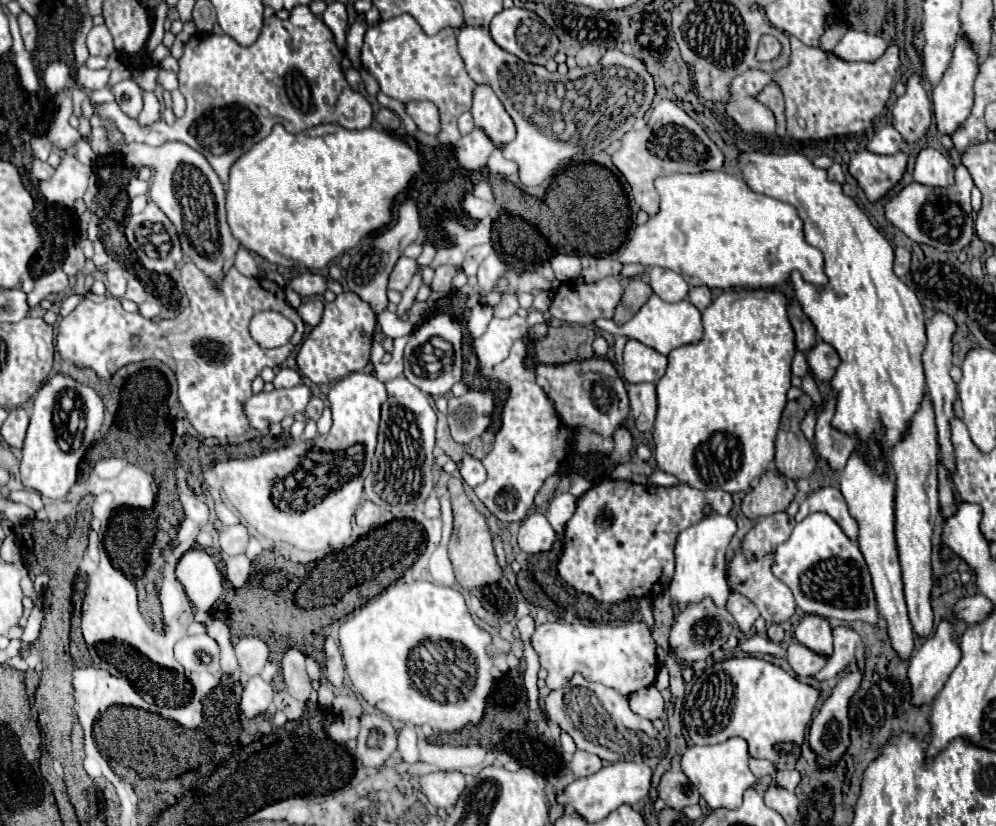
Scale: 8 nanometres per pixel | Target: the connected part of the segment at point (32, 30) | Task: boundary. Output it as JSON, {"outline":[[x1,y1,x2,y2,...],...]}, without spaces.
{"outline":[[22,12,22,14,18,16,18,24,20,24,24,48,26,48,28,52,32,52,34,46,36,46,36,24,34,24,34,20,32,20,26,12]]}

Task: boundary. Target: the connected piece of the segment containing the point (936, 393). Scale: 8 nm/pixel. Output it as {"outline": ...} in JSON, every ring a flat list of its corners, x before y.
{"outline":[[936,312,932,320,926,324,928,346,924,352,924,372,926,372,926,390,932,396,934,410,936,410,936,426,938,426,938,444,940,444,940,458,948,470,954,468,952,458,952,442,950,442,950,420,954,418,954,400,956,400,956,384,950,378,952,366,952,338,956,334,956,322,952,316,944,312]]}

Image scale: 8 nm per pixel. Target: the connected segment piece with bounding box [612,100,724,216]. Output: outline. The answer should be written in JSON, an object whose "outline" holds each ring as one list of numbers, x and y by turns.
{"outline":[[662,100,652,108,650,118,642,130,630,130,622,138,622,148,612,156,614,166,624,174,634,190,634,198,640,210,648,216,656,214,660,196,656,194,654,180,668,174,700,174,708,170,722,170,724,154,708,138,704,128,692,120,672,100]]}

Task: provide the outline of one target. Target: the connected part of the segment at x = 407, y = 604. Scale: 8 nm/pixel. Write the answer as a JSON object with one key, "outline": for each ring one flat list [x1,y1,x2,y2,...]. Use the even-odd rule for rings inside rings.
{"outline":[[426,580,390,584,376,598,356,608,340,626,340,650,354,690,392,720,414,726,428,724,442,732,456,732,466,724,478,724,482,720,486,696,494,688,494,664,486,652,488,644,490,634,476,626,464,596,454,588,436,586],[426,640,460,642,464,650,476,654,476,666,480,666,484,678,476,678,476,694,460,706,460,714,440,714,440,706,432,702,432,686,420,686,420,674,412,678,412,658,416,658,416,650,426,650,422,646]]}

